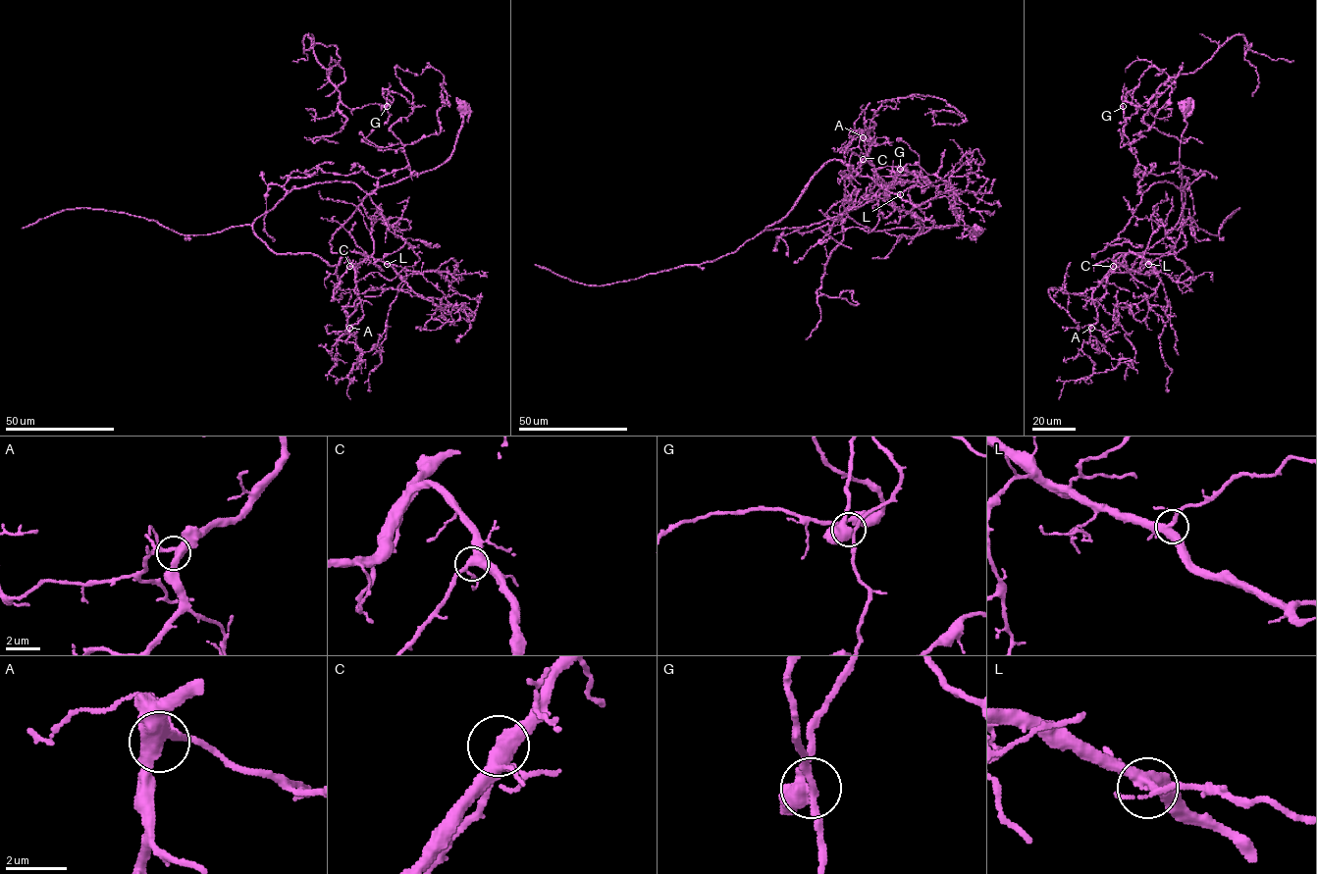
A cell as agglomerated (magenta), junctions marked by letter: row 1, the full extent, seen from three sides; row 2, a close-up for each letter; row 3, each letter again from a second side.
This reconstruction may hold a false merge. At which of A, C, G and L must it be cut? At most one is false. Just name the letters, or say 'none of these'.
G

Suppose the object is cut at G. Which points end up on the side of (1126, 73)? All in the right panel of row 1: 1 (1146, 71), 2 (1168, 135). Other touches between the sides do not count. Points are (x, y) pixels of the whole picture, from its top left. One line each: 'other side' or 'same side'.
1: other side
2: same side

